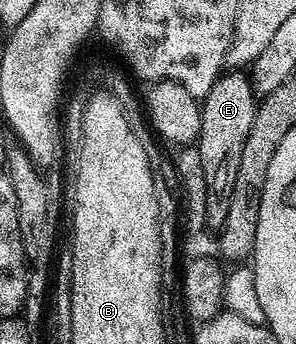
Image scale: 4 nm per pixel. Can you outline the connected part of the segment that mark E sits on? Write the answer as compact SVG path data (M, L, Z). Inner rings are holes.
M240 71L225 72L202 98L198 148L202 155L202 171L206 171L206 222L213 225L213 230L224 227L230 195L234 192L234 179L242 160L242 147L250 135L250 123L254 123L257 104L251 80Z

